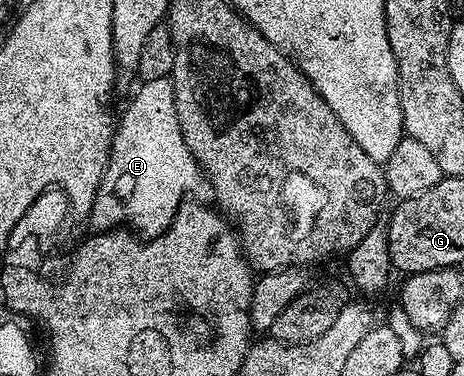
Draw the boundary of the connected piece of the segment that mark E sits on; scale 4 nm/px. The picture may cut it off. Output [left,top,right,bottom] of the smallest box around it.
[91,79,203,239]

